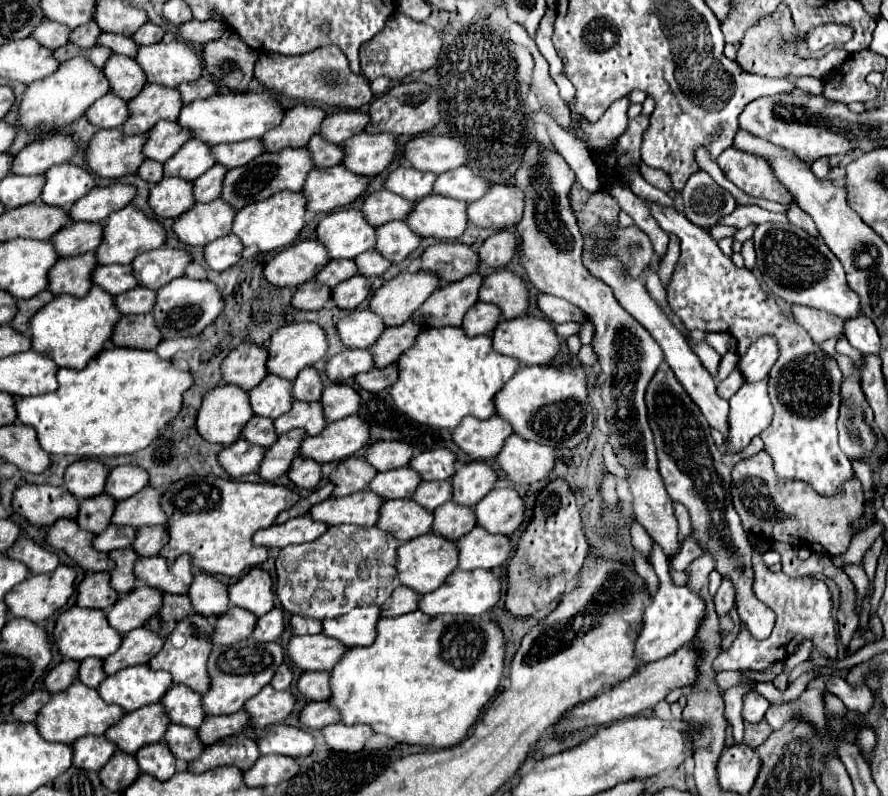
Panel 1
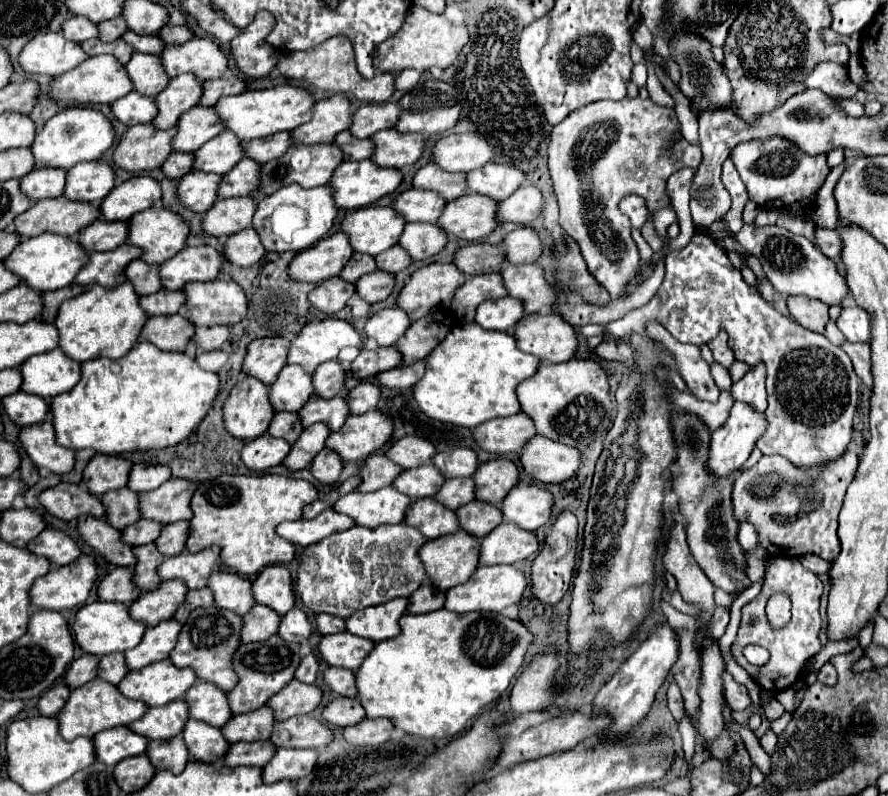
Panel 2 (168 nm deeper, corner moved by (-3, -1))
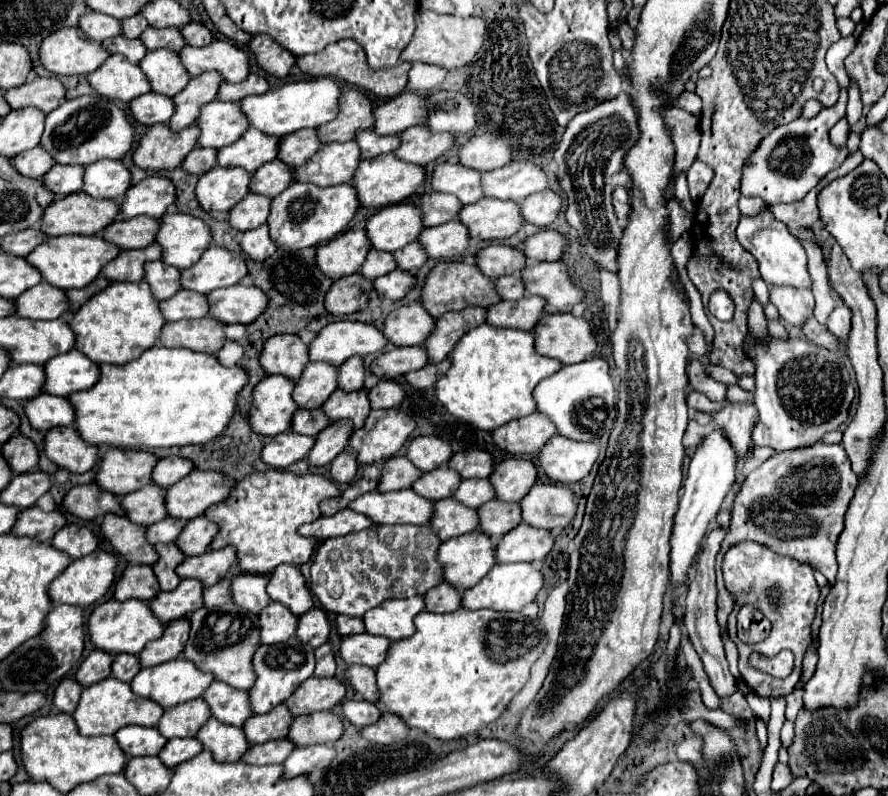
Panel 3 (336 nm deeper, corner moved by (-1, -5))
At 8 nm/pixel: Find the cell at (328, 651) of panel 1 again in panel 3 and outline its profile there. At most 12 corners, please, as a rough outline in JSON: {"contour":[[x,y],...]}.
{"contour":[[369,633],[341,641],[349,665],[377,667],[391,641]]}

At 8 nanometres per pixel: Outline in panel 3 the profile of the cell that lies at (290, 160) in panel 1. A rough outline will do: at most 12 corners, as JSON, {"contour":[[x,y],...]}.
{"contour":[[355,141],[327,143],[297,181],[319,187],[353,179],[361,159]]}

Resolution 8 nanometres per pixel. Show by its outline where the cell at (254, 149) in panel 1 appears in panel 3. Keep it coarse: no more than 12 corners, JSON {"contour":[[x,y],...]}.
{"contour":[[317,129],[285,135],[283,163],[299,167],[321,149]]}

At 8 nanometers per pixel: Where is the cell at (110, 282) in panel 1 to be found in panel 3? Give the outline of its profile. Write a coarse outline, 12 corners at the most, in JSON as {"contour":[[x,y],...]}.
{"contour":[[145,265],[145,281],[165,301],[181,291],[181,269]]}

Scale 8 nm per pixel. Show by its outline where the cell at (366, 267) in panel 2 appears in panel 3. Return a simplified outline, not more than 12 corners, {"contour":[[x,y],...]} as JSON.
{"contour":[[371,249],[361,275],[377,279],[397,267],[391,253]]}

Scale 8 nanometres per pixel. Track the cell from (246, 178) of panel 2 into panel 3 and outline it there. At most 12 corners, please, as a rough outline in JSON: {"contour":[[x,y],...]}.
{"contour":[[271,161],[253,173],[251,191],[277,197],[295,181],[295,167]]}

